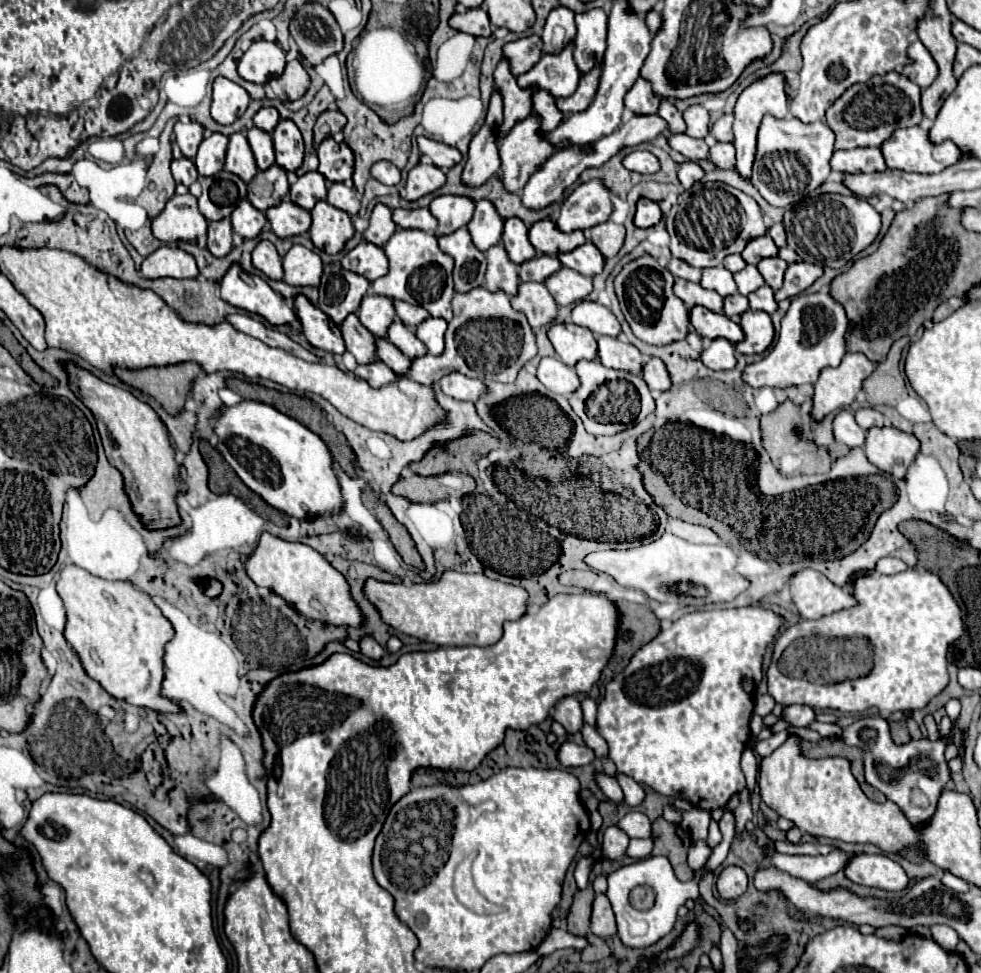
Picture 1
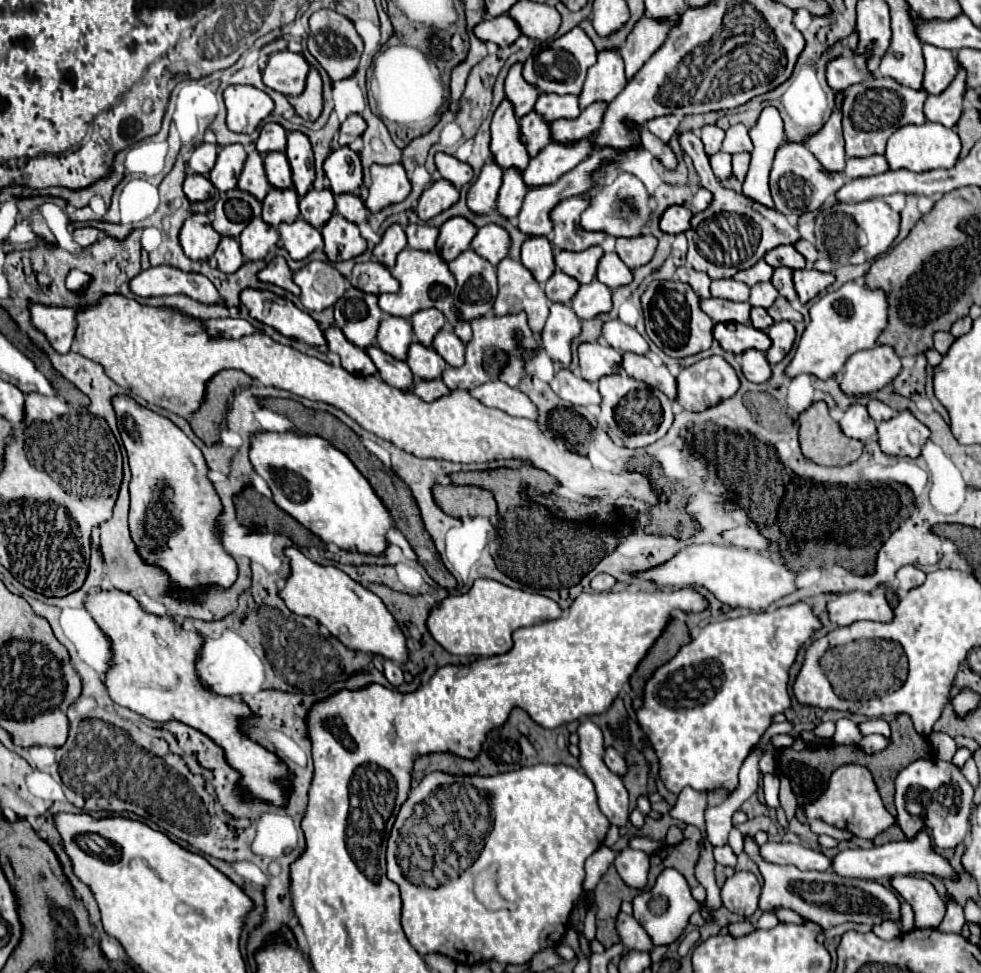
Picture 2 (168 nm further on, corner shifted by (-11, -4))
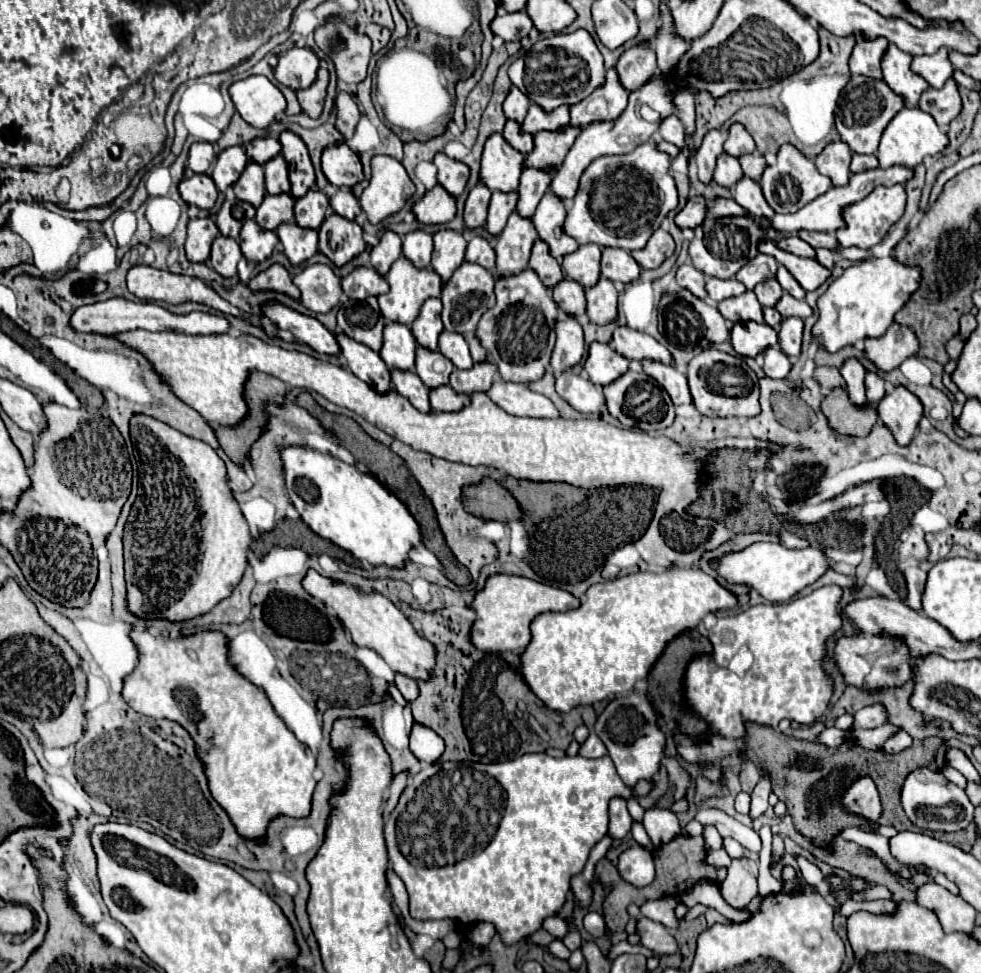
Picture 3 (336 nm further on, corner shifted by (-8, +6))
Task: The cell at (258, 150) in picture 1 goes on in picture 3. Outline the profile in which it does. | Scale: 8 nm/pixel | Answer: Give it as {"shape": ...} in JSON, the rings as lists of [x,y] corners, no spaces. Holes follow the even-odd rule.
{"shape":[[[281,154],[271,158],[267,164],[263,164],[265,170],[265,186],[269,194],[279,194],[279,192],[289,192],[289,176],[287,176],[287,162],[283,160]]]}

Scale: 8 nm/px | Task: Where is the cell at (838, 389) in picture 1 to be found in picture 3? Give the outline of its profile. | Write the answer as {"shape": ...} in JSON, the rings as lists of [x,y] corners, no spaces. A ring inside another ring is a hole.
{"shape":[[[891,324],[887,332],[879,338],[865,338],[863,352],[869,362],[875,364],[877,370],[889,372],[897,368],[903,360],[917,354],[917,338],[915,334],[901,324]]]}

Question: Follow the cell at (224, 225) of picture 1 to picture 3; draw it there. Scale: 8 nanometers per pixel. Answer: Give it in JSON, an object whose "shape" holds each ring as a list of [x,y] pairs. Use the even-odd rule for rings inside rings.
{"shape":[[[217,236],[213,242],[209,260],[213,264],[213,270],[217,270],[225,278],[231,278],[237,274],[237,262],[241,260],[241,256],[243,256],[243,252],[241,252],[237,240]]]}

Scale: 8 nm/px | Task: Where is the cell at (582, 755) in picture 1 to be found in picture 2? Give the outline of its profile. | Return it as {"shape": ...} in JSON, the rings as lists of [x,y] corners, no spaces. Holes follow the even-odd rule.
{"shape":[[[608,748],[608,750],[606,750],[604,762],[606,762],[606,766],[608,766],[614,774],[618,774],[618,776],[624,776],[624,774],[628,772],[626,758],[624,758],[618,750],[614,750],[614,748]]]}

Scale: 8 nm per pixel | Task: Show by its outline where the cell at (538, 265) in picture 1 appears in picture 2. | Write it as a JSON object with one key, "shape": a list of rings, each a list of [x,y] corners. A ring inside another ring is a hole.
{"shape":[[[556,270],[554,276],[544,284],[544,290],[546,290],[546,296],[548,300],[552,302],[560,302],[560,304],[568,304],[574,294],[578,292],[578,282],[574,278],[570,278],[568,274]]]}

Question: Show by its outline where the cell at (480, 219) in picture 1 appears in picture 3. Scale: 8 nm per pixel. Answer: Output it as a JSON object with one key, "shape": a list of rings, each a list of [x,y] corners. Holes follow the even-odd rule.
{"shape":[[[473,236],[469,240],[469,244],[467,244],[465,260],[471,260],[475,264],[481,264],[487,270],[493,270],[495,268],[495,262],[497,262],[497,256],[495,256],[495,250],[489,244],[489,240],[485,240],[481,236]]]}

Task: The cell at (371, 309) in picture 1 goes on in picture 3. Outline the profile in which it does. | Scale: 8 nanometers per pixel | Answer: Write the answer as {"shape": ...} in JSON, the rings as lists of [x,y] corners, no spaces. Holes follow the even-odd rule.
{"shape":[[[389,322],[383,330],[383,346],[379,350],[379,356],[389,368],[401,368],[401,370],[415,370],[415,336],[411,334],[411,328],[399,322]]]}

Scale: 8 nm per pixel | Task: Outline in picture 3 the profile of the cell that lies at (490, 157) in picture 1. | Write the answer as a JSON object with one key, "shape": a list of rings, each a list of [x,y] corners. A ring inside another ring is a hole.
{"shape":[[[479,180],[465,202],[465,224],[469,228],[477,228],[485,222],[487,218],[487,206],[489,206],[489,198],[491,198],[491,190]]]}

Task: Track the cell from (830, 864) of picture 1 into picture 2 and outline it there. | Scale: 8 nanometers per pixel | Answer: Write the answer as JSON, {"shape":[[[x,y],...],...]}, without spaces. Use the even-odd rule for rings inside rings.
{"shape":[[[926,832],[918,834],[914,840],[902,840],[902,842],[888,842],[884,846],[872,846],[868,850],[856,848],[856,850],[844,850],[832,860],[832,868],[840,876],[850,878],[862,878],[862,880],[878,880],[878,878],[892,878],[900,874],[930,874],[944,880],[958,880],[960,872],[952,868],[950,860],[936,852]]]}

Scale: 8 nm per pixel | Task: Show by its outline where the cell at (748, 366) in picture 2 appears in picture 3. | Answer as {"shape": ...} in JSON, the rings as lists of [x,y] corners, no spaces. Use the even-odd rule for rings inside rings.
{"shape":[[[767,346],[761,352],[761,360],[763,360],[761,368],[769,378],[785,378],[791,370],[791,360],[783,356],[783,352],[777,346]]]}

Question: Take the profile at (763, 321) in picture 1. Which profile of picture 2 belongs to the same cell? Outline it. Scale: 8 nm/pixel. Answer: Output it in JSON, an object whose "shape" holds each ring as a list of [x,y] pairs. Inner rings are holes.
{"shape":[[[774,322],[768,328],[768,336],[772,340],[770,350],[766,352],[770,364],[778,364],[786,358],[786,354],[792,350],[792,344],[796,340],[796,330],[792,322]]]}

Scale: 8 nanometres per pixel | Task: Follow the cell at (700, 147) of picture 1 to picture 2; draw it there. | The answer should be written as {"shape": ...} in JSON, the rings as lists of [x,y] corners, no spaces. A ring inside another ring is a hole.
{"shape":[[[718,152],[718,154],[710,156],[710,166],[712,166],[718,180],[732,178],[732,156],[730,154]]]}

